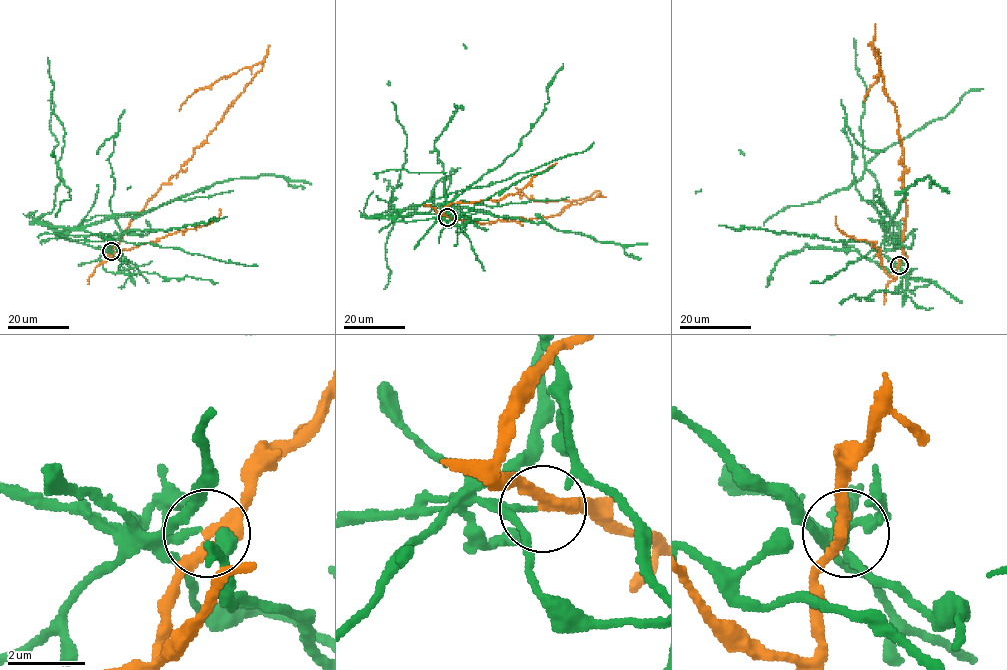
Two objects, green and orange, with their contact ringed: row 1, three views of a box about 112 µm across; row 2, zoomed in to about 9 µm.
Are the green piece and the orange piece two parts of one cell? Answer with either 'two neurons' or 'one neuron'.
two neurons

